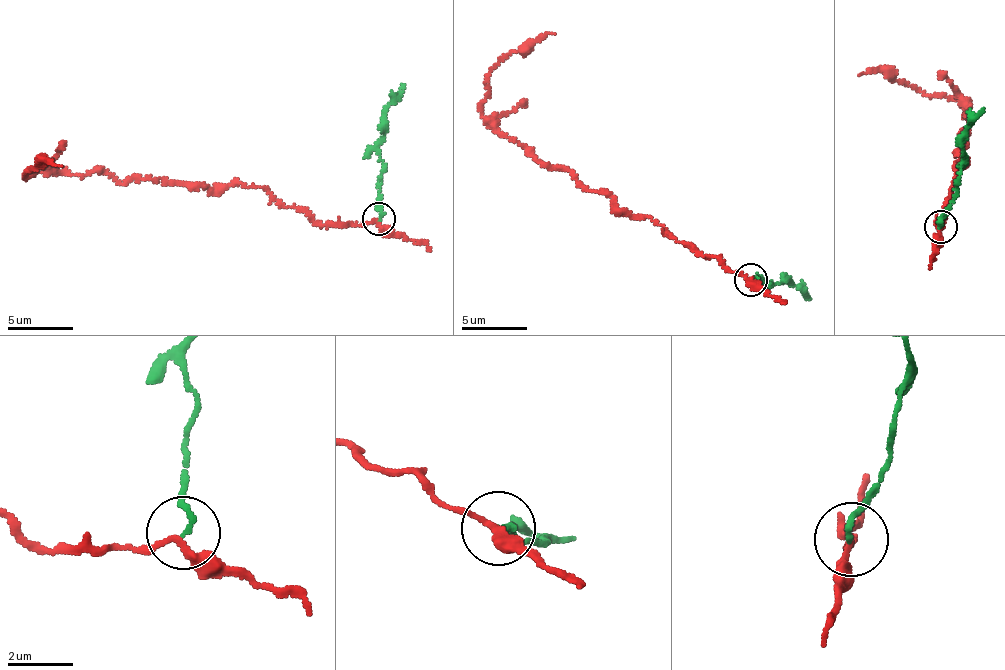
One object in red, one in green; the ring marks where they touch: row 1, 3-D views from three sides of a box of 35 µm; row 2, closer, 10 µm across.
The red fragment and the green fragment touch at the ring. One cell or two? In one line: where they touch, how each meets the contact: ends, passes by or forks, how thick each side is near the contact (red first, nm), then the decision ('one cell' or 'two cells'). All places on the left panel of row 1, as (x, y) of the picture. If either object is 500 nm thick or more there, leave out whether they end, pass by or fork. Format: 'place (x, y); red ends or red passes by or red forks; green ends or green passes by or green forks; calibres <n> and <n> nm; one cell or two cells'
place (378, 219); red passes by; green ends; calibres 200 and 150 nm; two cells

